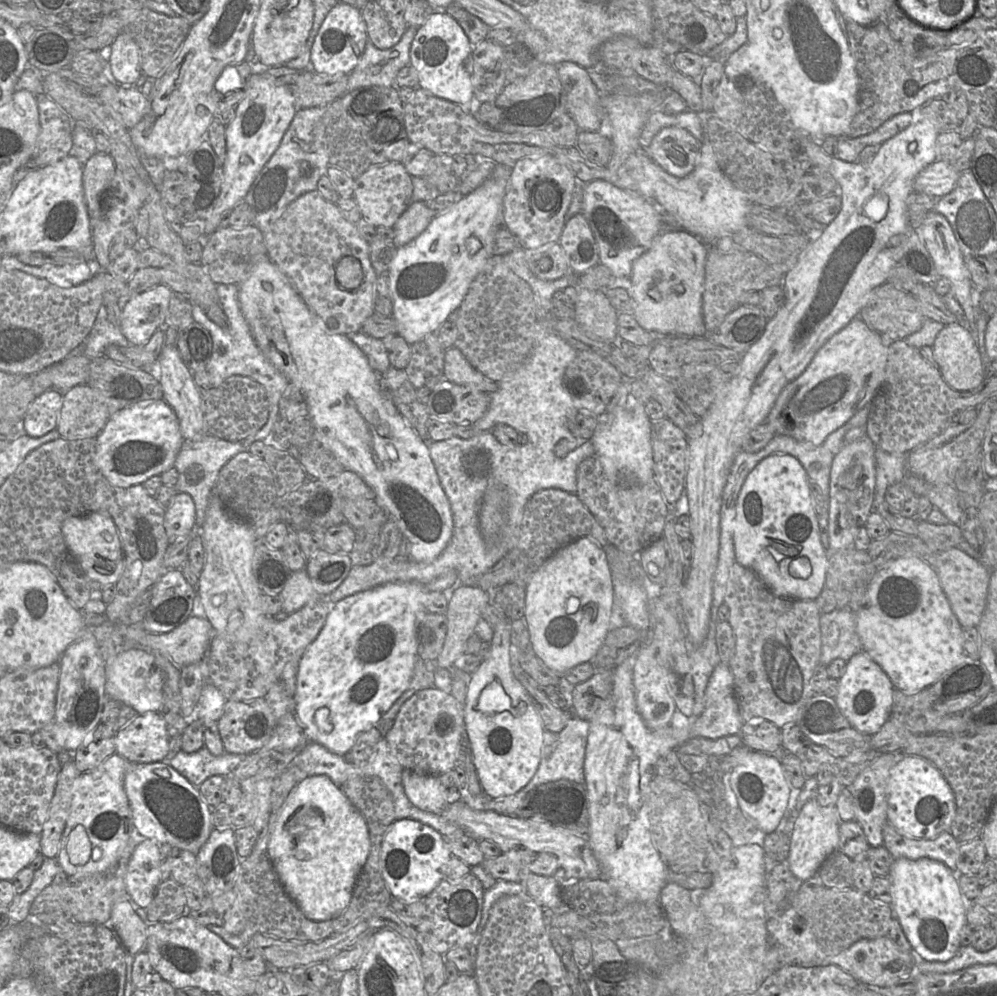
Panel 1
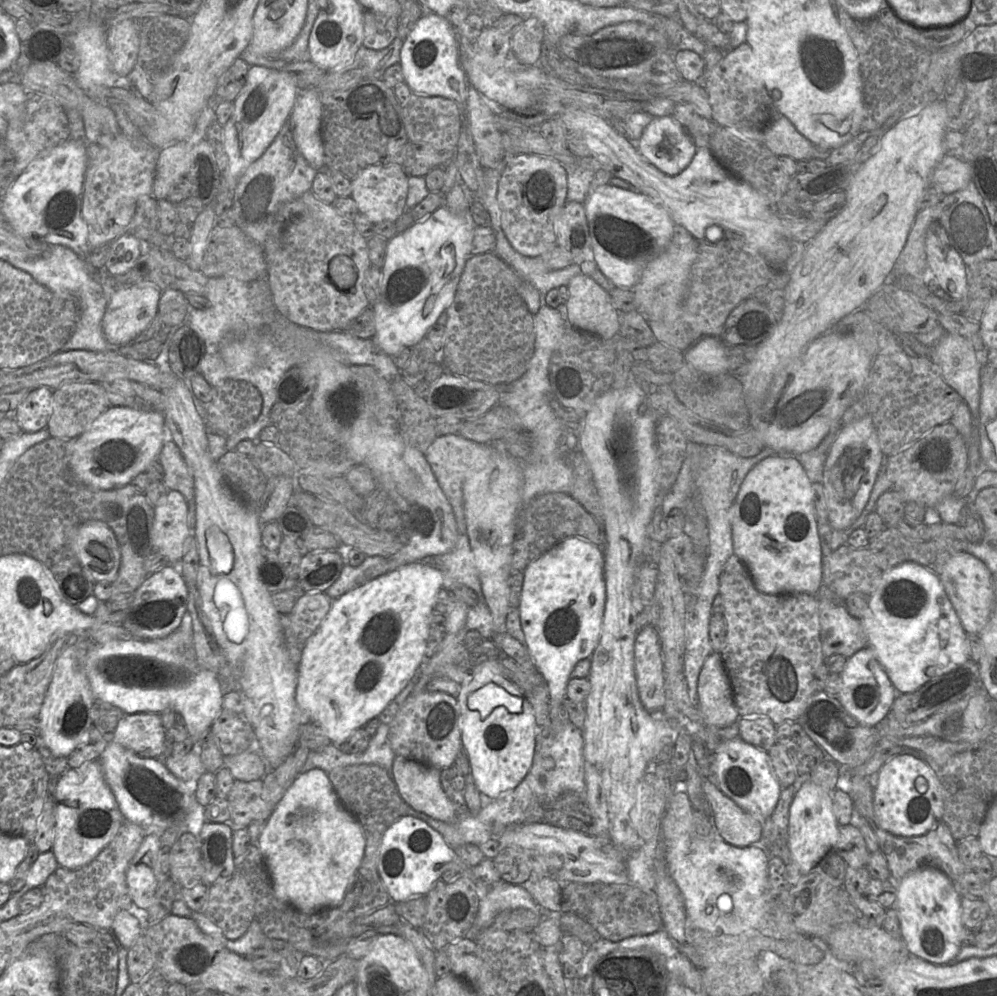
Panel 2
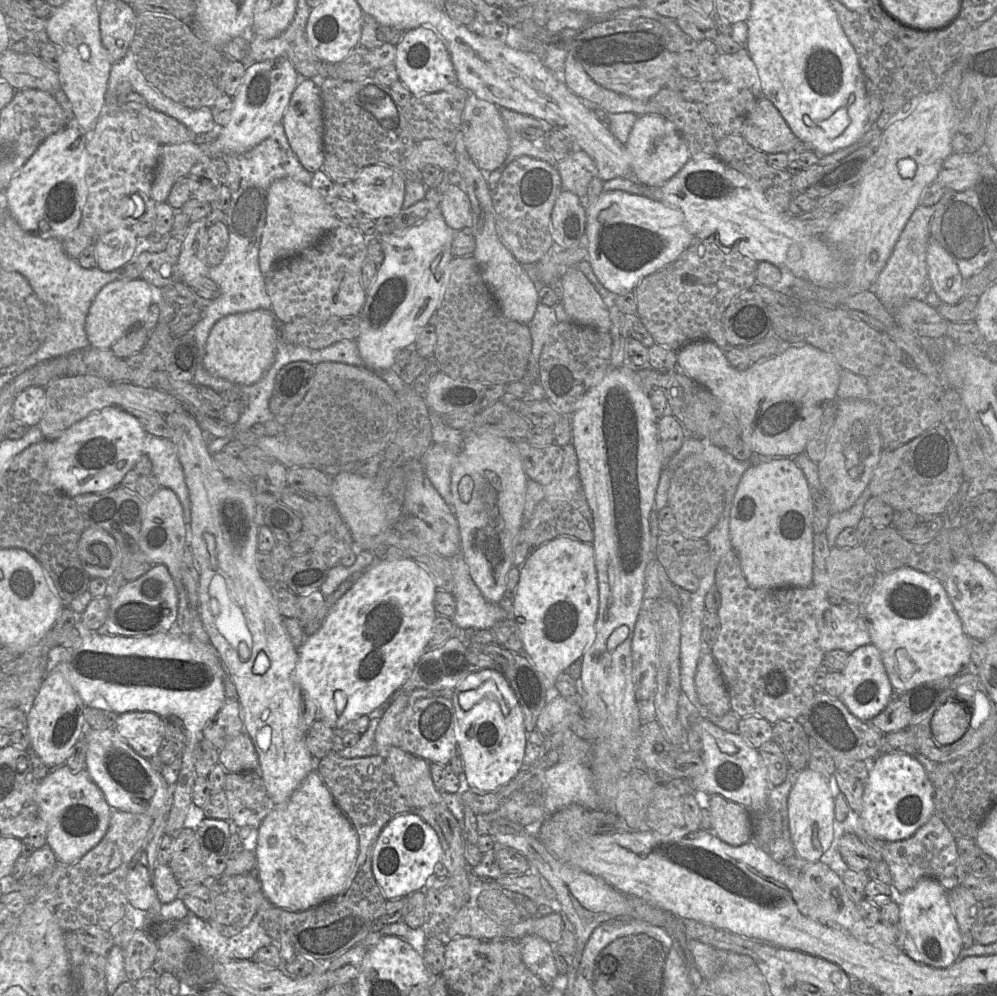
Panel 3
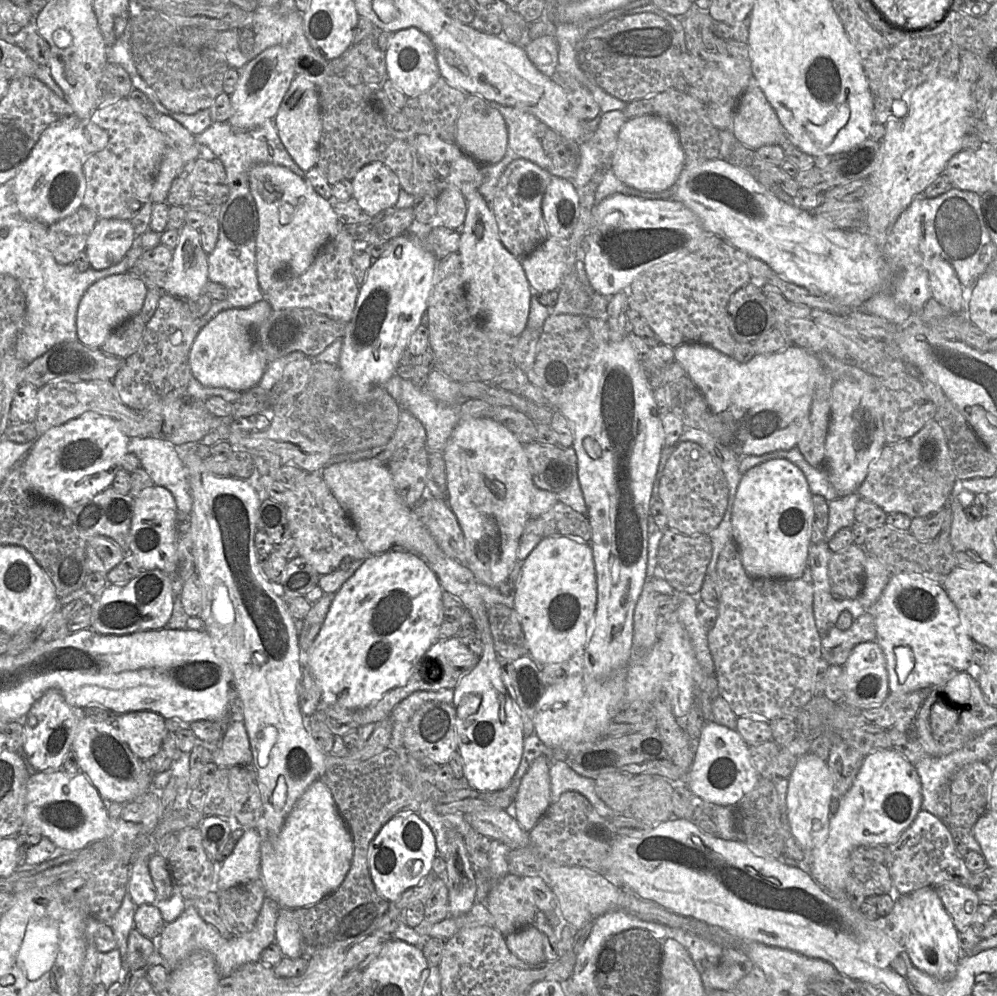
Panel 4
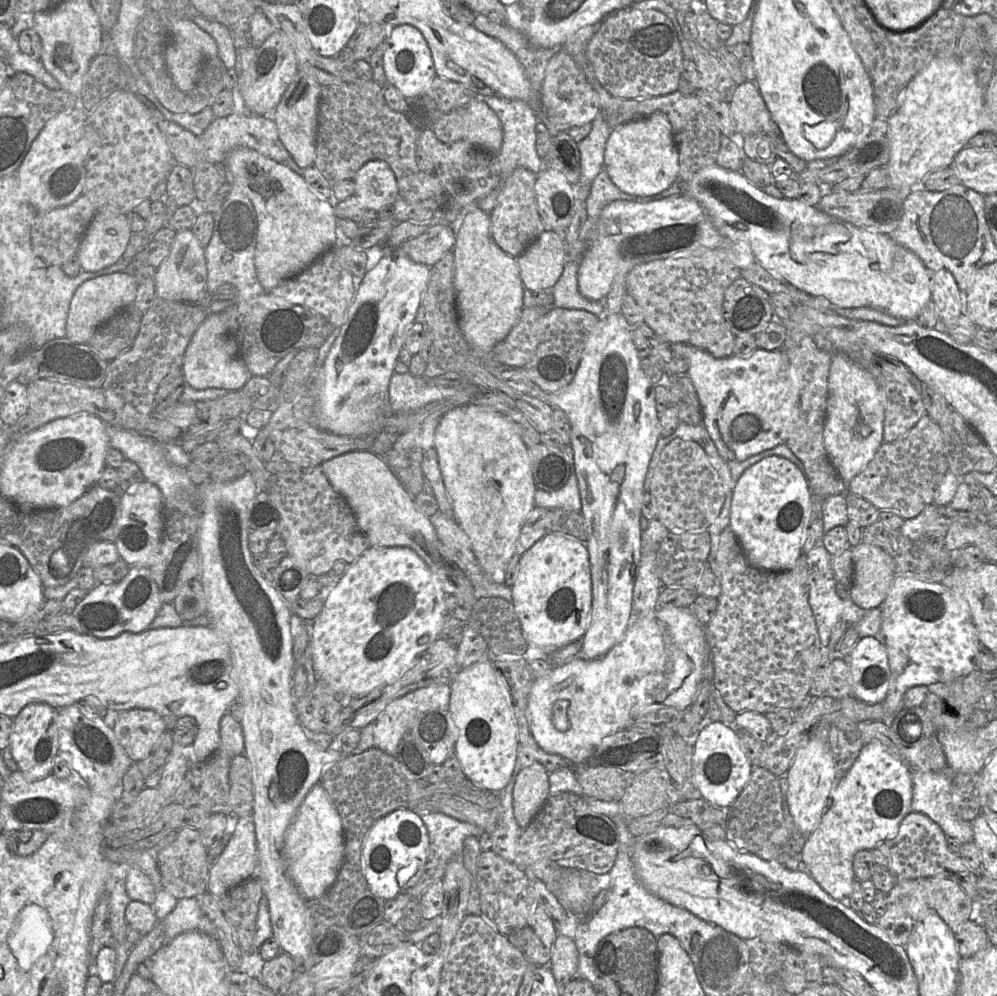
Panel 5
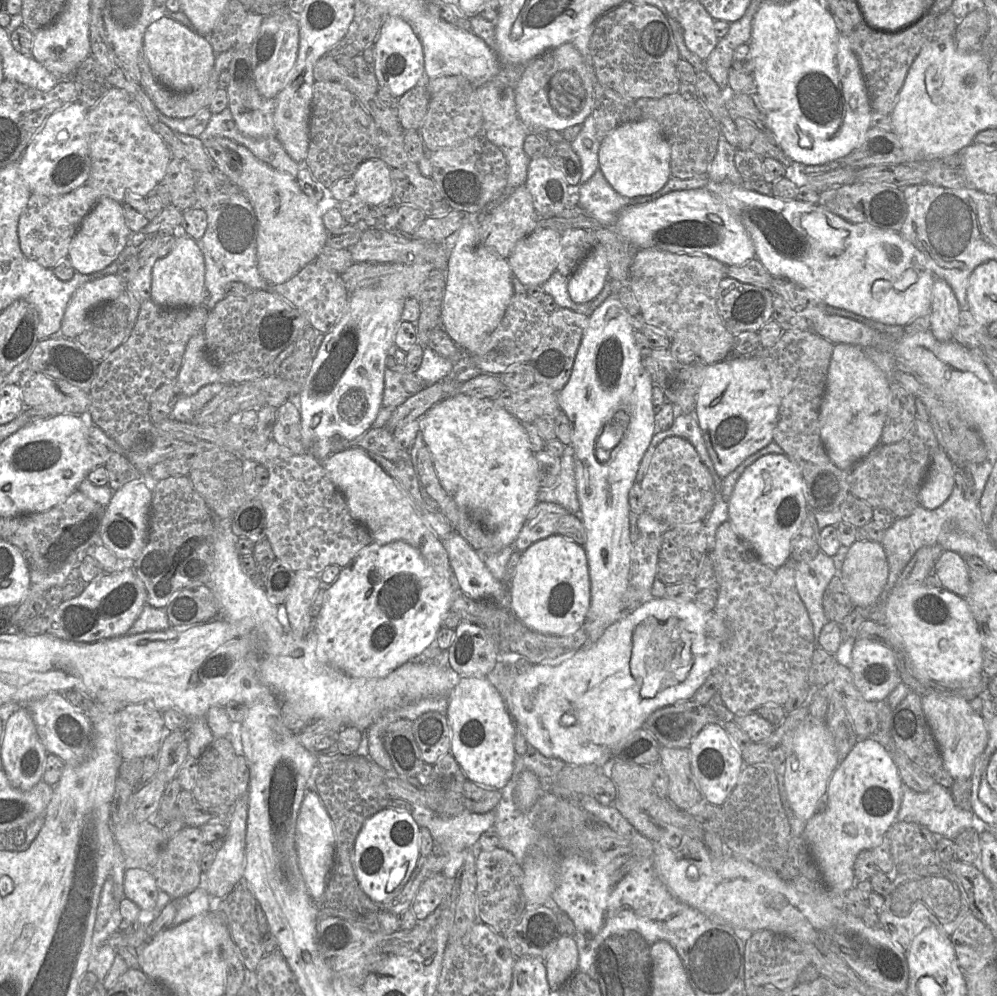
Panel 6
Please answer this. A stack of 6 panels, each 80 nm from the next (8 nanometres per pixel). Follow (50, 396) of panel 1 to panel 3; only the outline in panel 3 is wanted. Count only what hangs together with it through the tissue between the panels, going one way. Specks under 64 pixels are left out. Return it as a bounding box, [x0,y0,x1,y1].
[12,386,45,428]

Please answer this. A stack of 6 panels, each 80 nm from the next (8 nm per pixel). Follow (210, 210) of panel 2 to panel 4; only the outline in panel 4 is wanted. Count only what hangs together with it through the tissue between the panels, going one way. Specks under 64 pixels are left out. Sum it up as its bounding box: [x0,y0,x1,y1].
[166,225,208,300]

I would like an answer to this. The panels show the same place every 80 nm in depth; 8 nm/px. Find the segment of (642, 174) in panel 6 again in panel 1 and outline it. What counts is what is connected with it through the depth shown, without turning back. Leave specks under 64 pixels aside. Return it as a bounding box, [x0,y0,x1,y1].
[647,128,700,178]

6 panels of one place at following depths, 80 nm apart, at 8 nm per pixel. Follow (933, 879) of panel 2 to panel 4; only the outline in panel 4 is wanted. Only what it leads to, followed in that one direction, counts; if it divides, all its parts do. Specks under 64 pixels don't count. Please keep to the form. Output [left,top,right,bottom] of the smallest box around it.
[903,887,962,980]

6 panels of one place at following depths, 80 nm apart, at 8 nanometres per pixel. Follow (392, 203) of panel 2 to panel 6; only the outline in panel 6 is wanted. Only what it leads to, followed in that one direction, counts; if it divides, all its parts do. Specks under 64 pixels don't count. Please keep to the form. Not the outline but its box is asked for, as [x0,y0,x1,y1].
[353,159,393,206]

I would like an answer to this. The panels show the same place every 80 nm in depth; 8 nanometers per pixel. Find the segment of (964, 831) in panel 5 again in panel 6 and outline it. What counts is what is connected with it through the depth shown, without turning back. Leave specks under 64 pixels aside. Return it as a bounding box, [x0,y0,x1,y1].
[897,782,976,839]

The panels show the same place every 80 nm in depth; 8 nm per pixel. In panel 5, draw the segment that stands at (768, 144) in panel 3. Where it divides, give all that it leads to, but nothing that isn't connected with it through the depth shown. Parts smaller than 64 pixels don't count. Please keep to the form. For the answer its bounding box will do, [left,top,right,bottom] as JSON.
[730,81,766,135]

